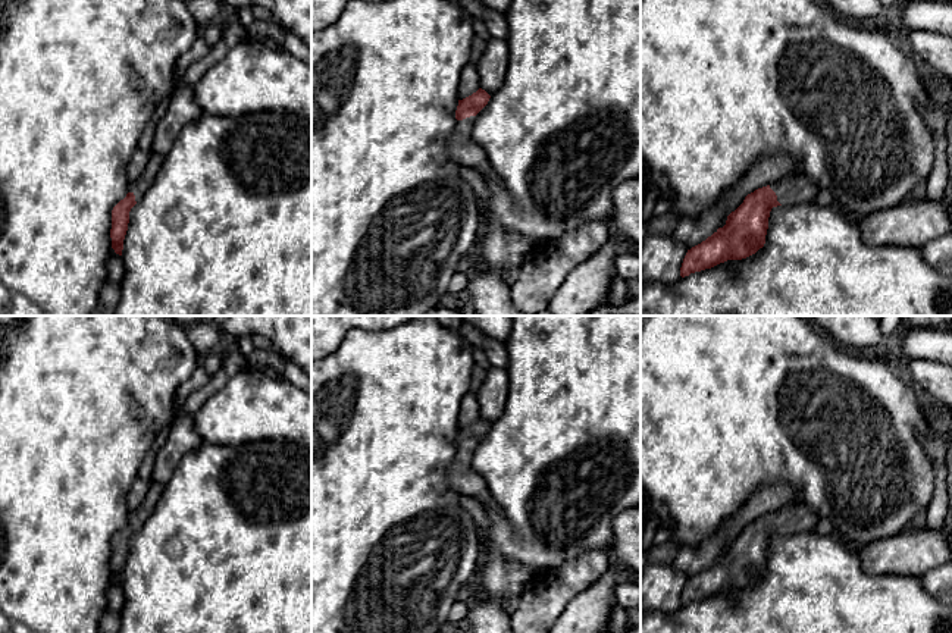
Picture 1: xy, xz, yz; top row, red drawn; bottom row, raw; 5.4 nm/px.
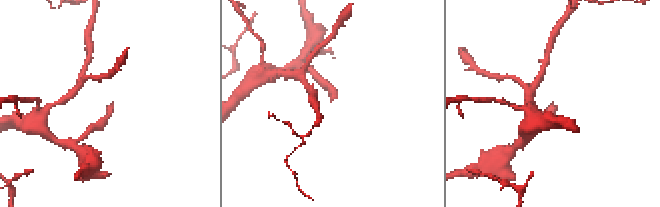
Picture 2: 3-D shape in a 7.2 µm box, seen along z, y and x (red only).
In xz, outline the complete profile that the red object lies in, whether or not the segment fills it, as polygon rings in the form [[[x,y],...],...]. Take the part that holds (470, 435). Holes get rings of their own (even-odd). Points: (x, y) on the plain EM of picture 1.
[[[479,417],[472,424],[458,429],[455,439],[457,452],[454,457],[454,480],[461,495],[467,493],[482,505],[492,507],[492,498],[486,482],[472,466],[475,445],[488,433],[489,427],[491,424]]]

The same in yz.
[[[790,501],[780,510],[748,523],[743,532],[727,545],[723,557],[688,579],[680,605],[685,607],[727,589],[742,589],[755,583],[765,573],[773,536],[815,530],[818,521],[804,502]]]

